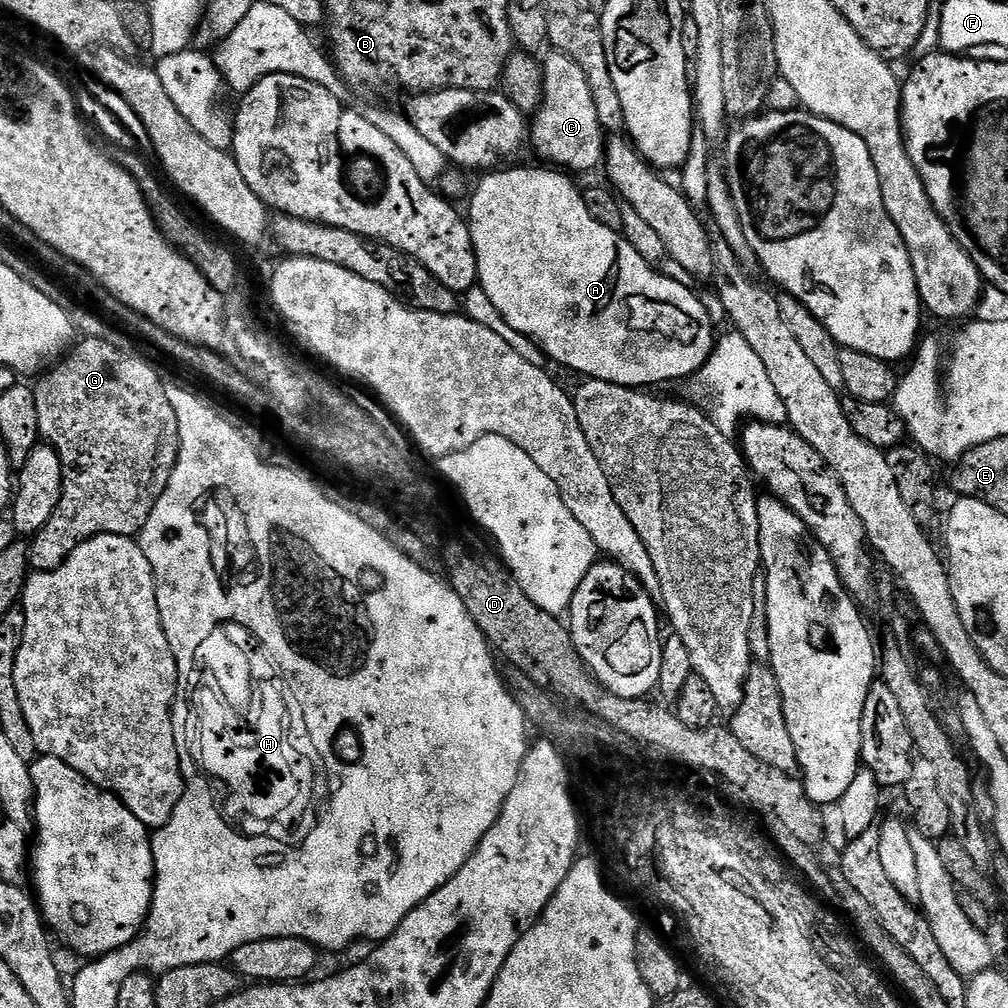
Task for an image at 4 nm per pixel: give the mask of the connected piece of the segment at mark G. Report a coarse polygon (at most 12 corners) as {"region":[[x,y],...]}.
{"region":[[81,339],[34,384],[62,494],[54,570],[135,537],[180,453],[155,366]]}

